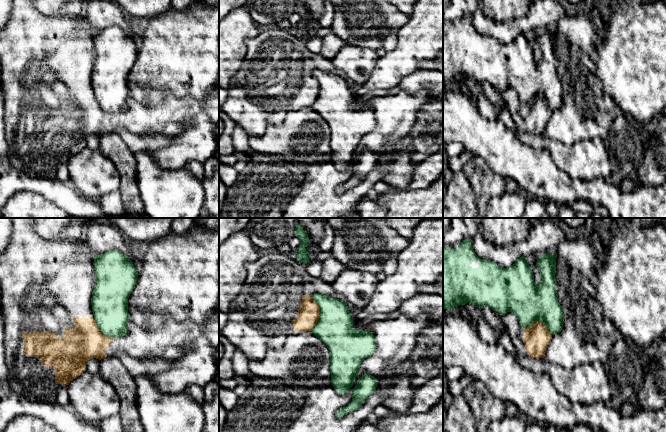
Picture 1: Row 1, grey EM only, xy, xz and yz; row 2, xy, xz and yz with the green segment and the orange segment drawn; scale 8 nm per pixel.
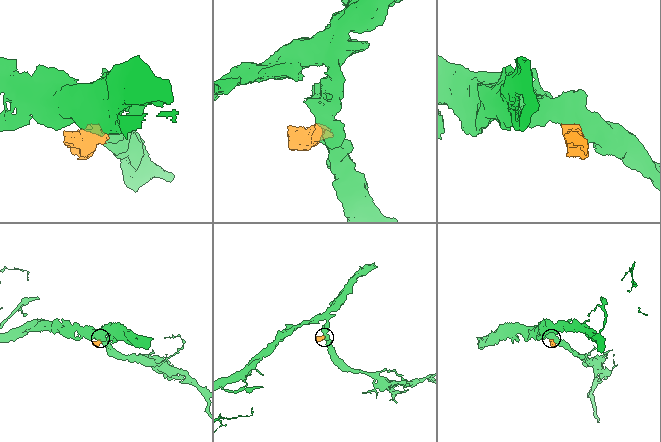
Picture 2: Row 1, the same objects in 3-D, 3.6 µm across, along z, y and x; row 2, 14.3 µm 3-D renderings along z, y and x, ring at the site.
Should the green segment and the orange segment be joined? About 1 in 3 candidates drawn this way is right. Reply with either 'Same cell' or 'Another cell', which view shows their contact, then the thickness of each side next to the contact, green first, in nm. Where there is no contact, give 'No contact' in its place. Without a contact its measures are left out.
Another cell. Touches green in xz. Thickness 300 nm (green) against 170 nm

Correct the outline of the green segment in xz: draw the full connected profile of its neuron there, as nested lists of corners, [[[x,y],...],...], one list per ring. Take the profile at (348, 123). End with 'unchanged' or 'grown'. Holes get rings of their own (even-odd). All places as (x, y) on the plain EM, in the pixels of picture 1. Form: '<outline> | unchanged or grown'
[[[323,70],[313,71],[320,90],[311,108],[330,128],[331,159],[338,169],[347,169],[353,162],[363,136],[376,124],[375,112],[353,103],[347,79]]] | unchanged

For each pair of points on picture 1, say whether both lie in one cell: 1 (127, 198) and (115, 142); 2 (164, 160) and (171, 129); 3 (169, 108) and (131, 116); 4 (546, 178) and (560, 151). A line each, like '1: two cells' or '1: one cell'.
1: one cell
2: two cells
3: one cell
4: two cells

